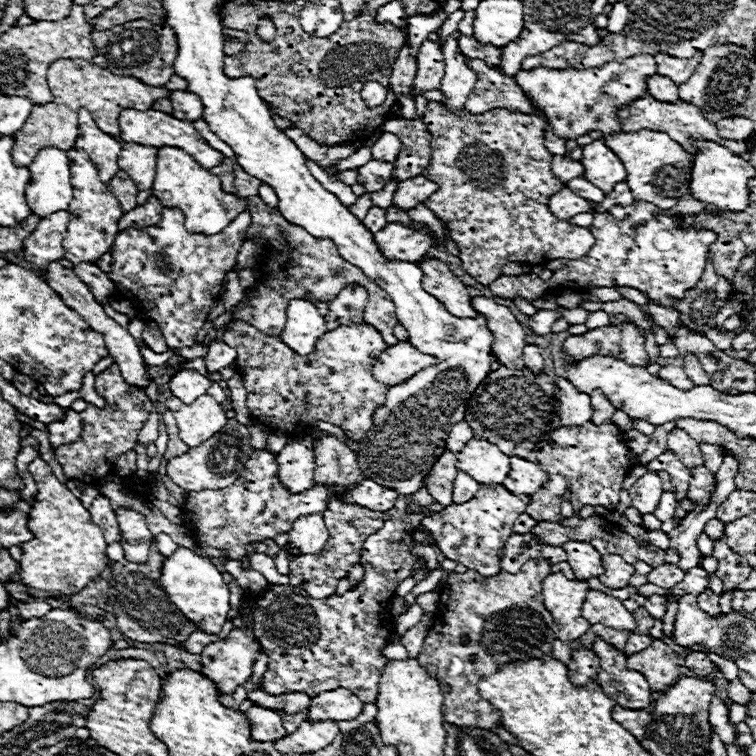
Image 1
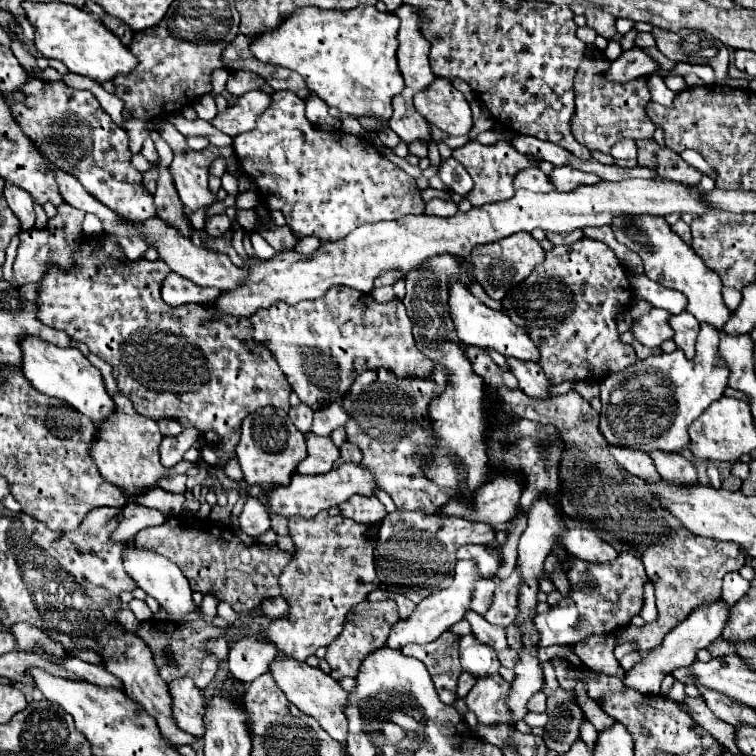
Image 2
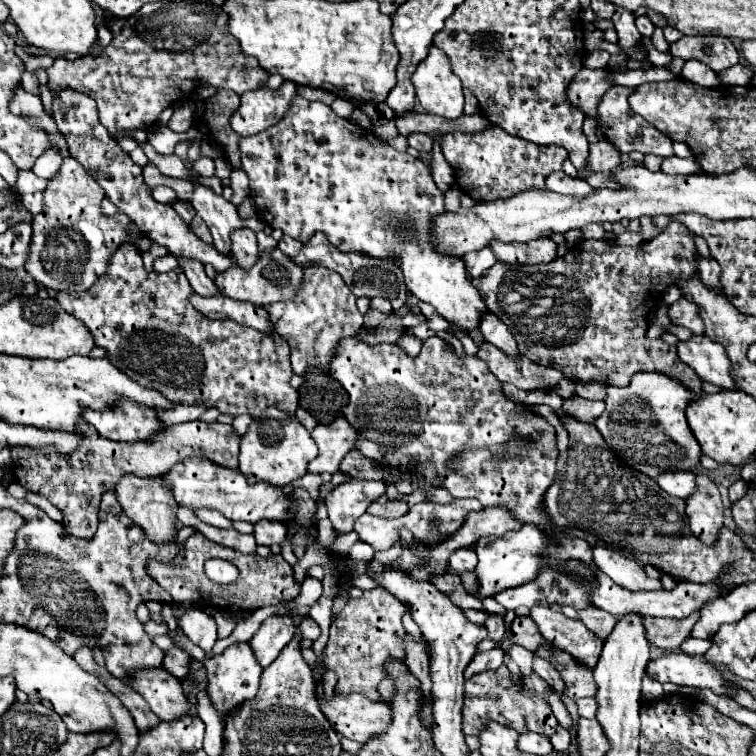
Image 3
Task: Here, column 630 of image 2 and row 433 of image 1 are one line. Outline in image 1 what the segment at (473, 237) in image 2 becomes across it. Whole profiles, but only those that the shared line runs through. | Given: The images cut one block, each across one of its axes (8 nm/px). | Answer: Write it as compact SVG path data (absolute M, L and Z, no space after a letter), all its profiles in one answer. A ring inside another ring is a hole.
M208 394L200 396L192 404L182 404L182 400L176 400L170 396L166 400L168 410L174 414L176 424L180 428L180 438L188 446L198 446L228 422L226 412L222 406Z

